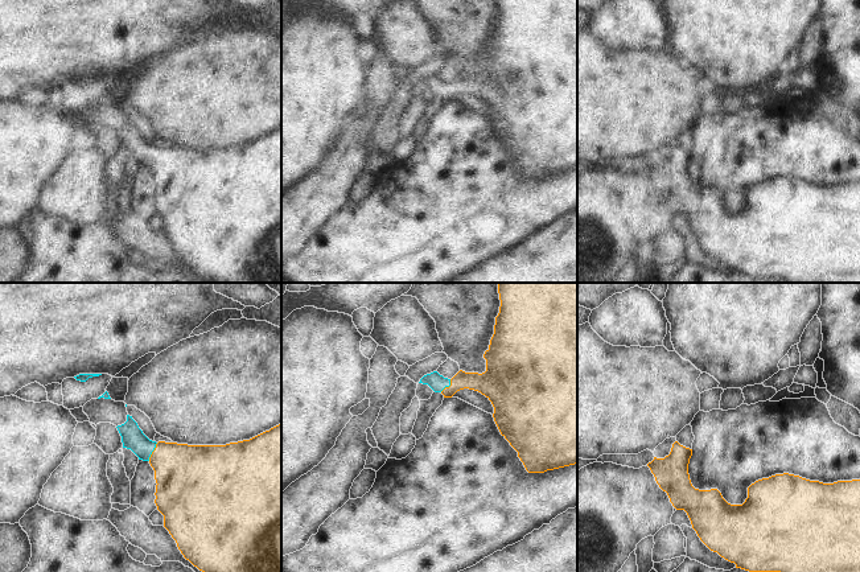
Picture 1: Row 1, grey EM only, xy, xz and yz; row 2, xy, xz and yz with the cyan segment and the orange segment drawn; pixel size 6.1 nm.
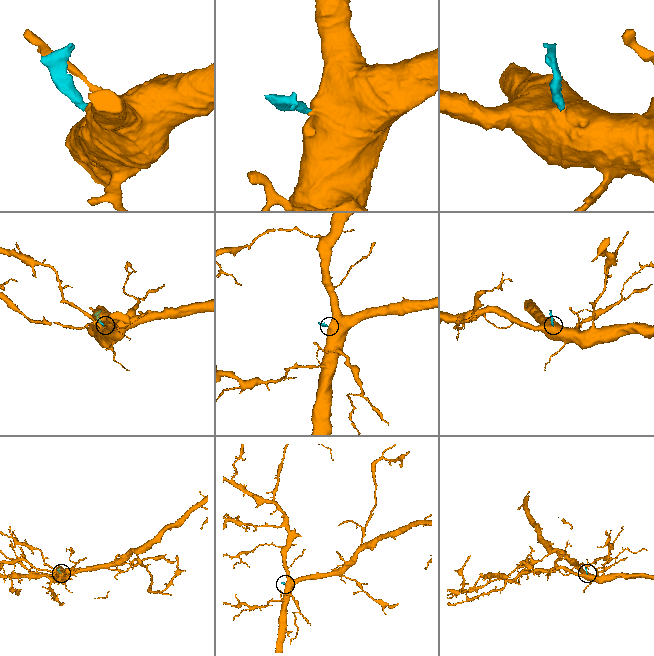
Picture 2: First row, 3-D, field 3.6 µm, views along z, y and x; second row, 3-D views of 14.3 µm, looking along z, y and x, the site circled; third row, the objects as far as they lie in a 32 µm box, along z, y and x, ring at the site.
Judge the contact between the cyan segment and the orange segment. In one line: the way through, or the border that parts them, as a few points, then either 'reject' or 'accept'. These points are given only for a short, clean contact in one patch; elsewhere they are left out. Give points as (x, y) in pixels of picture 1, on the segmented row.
runs through xy (132, 437), (145, 449), (152, 451), (169, 460), (185, 474); accept

